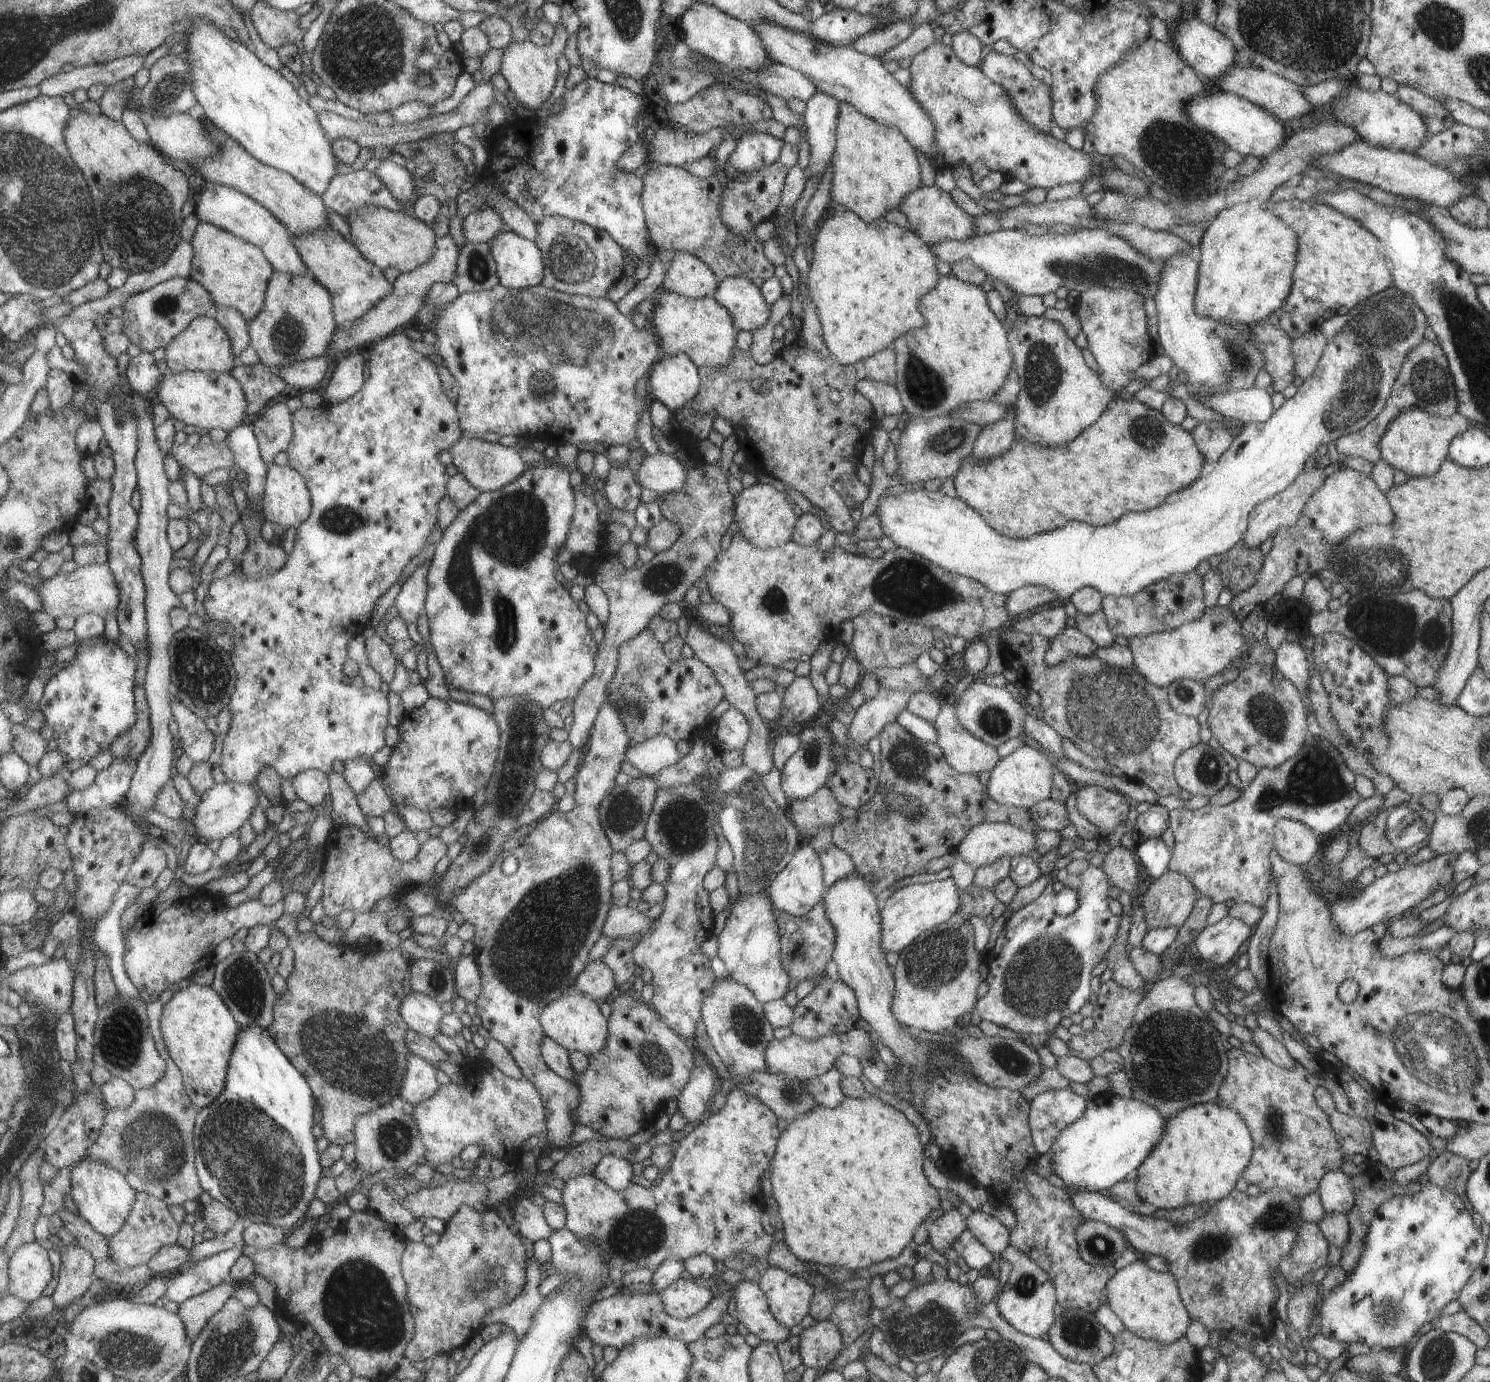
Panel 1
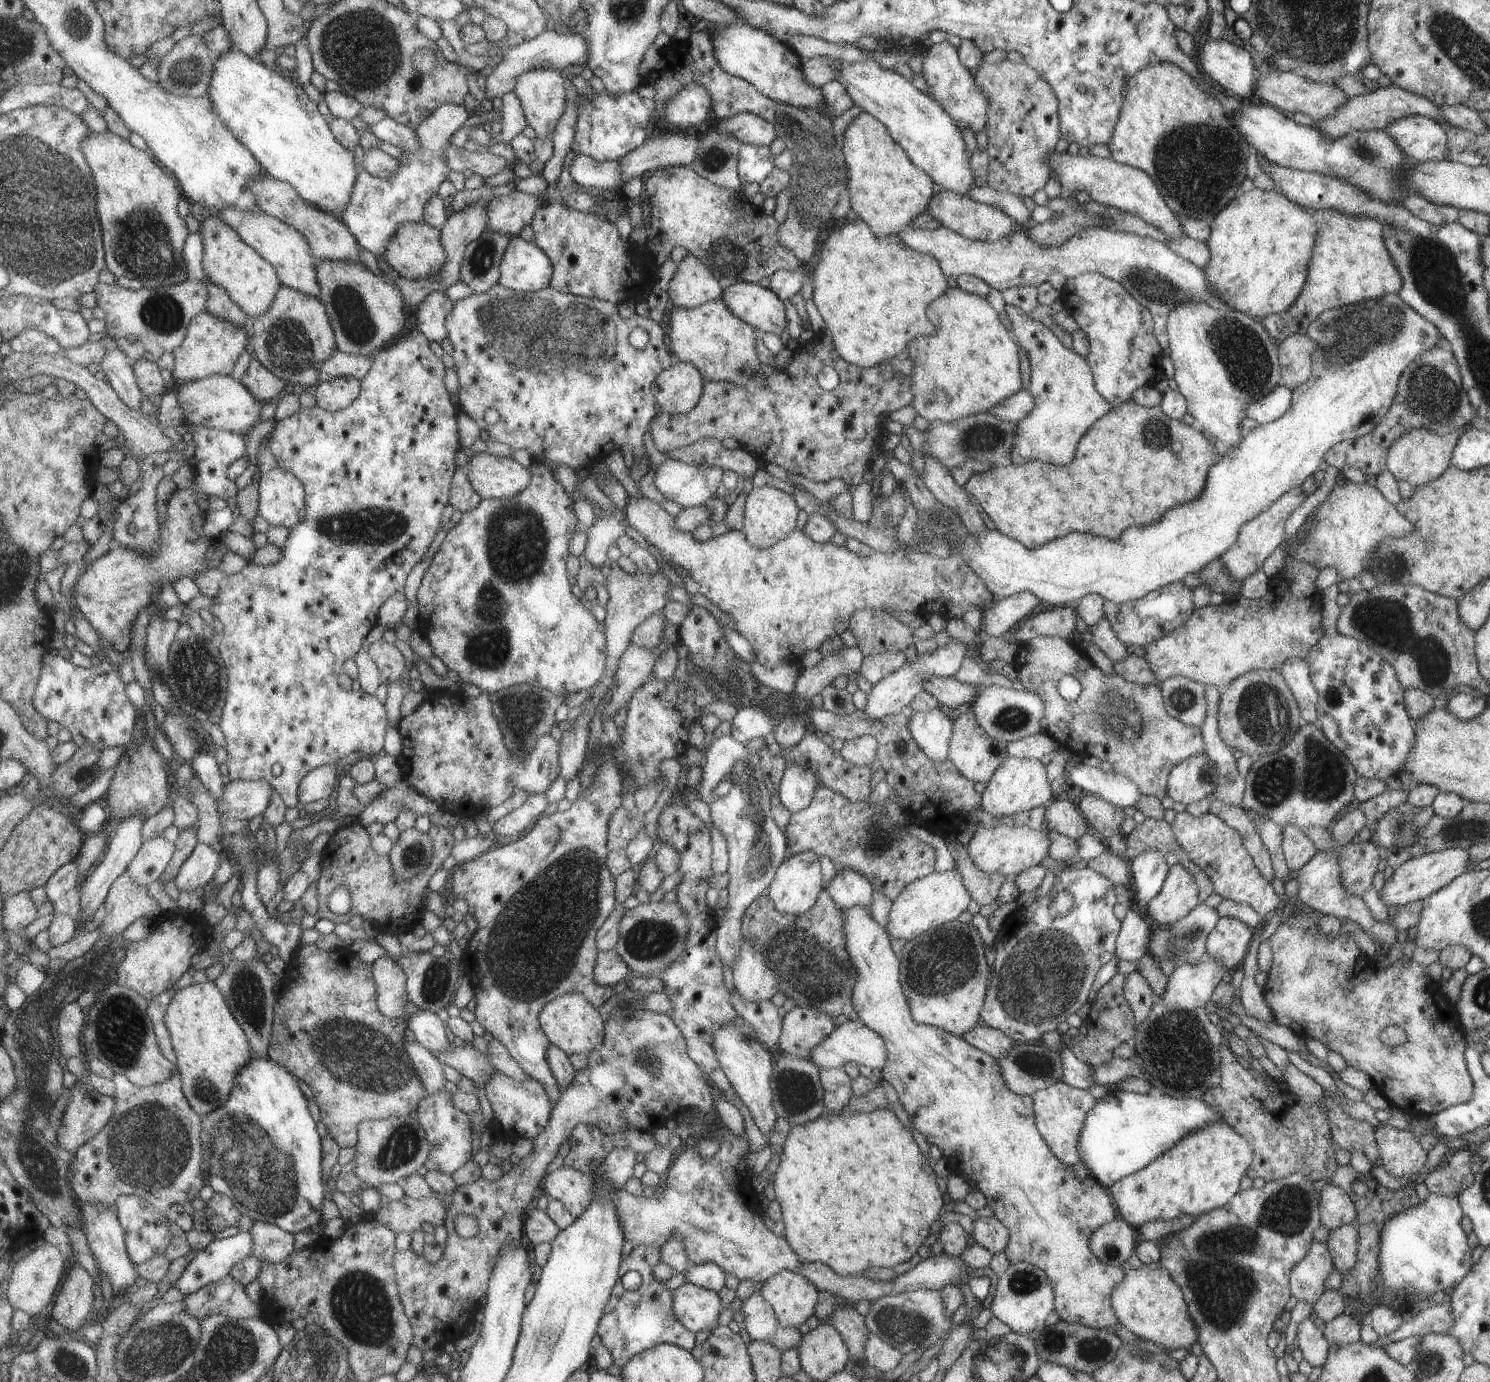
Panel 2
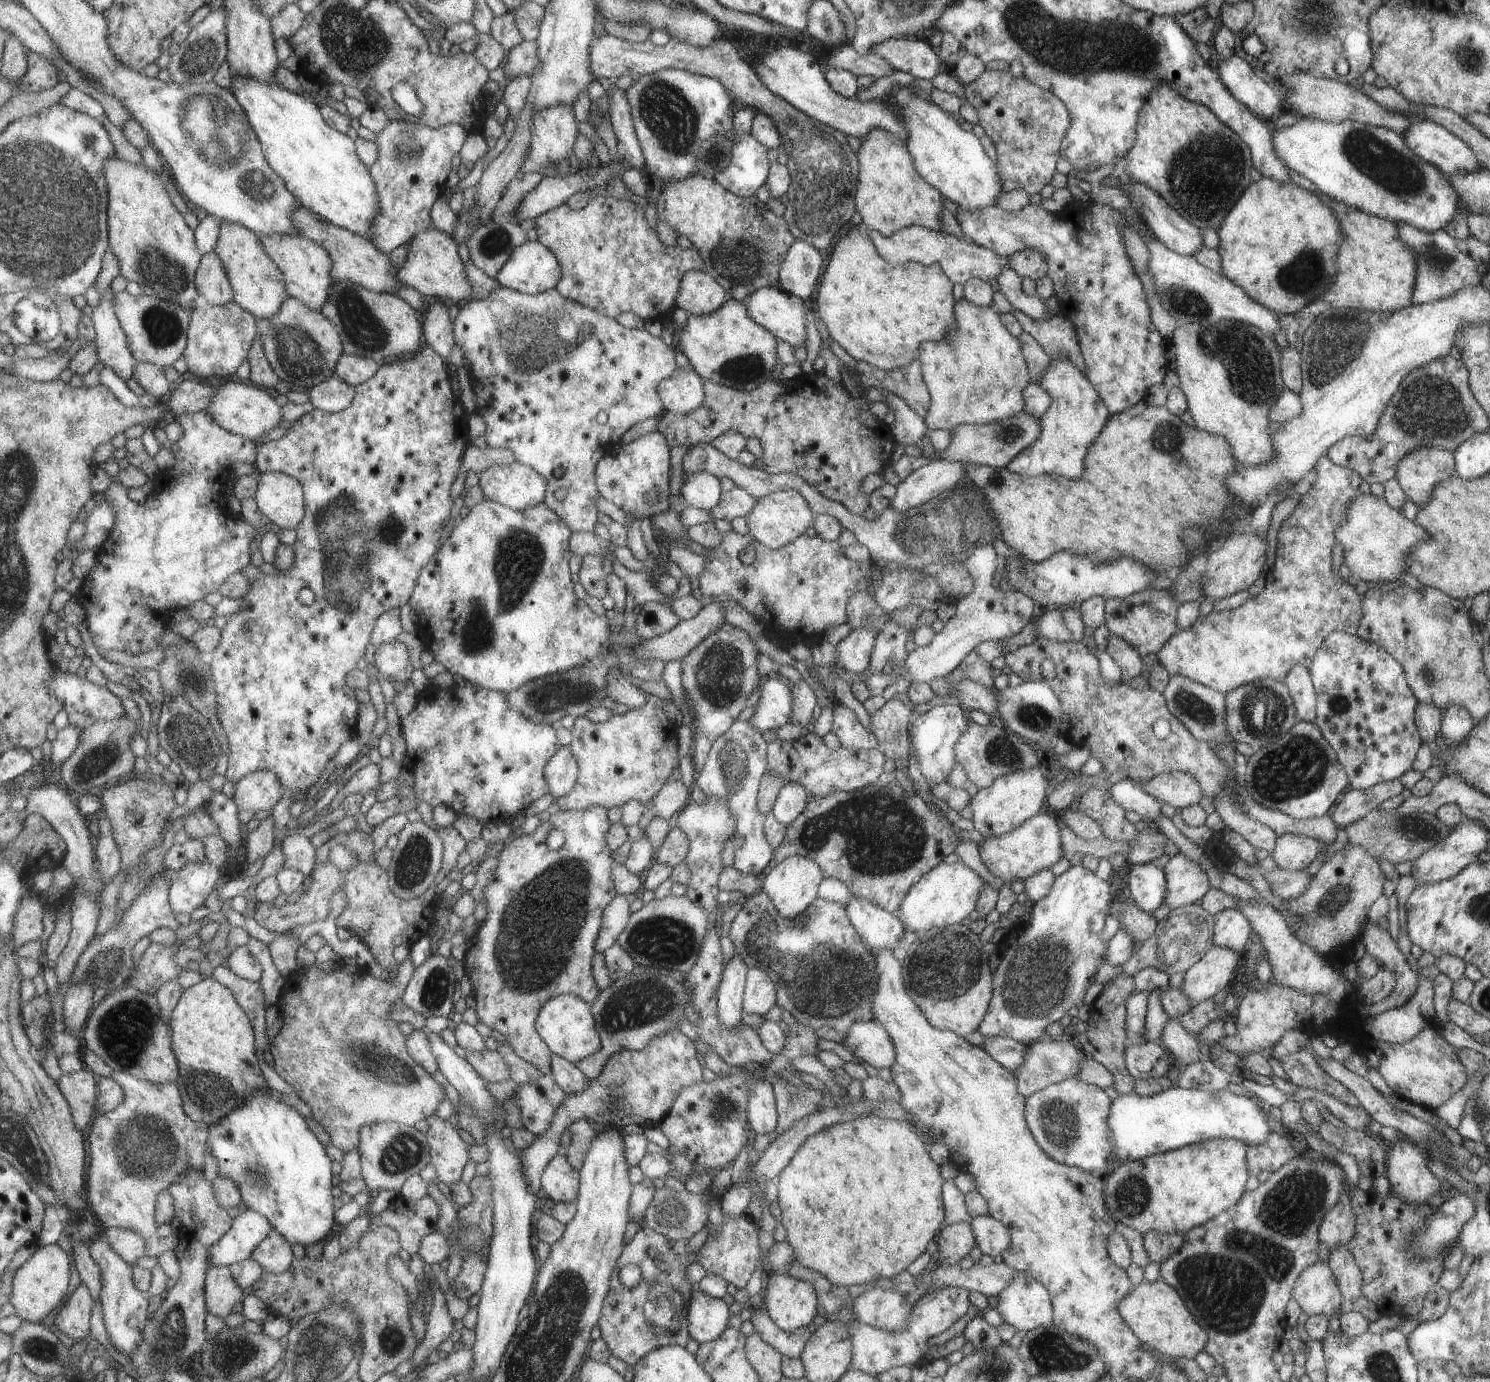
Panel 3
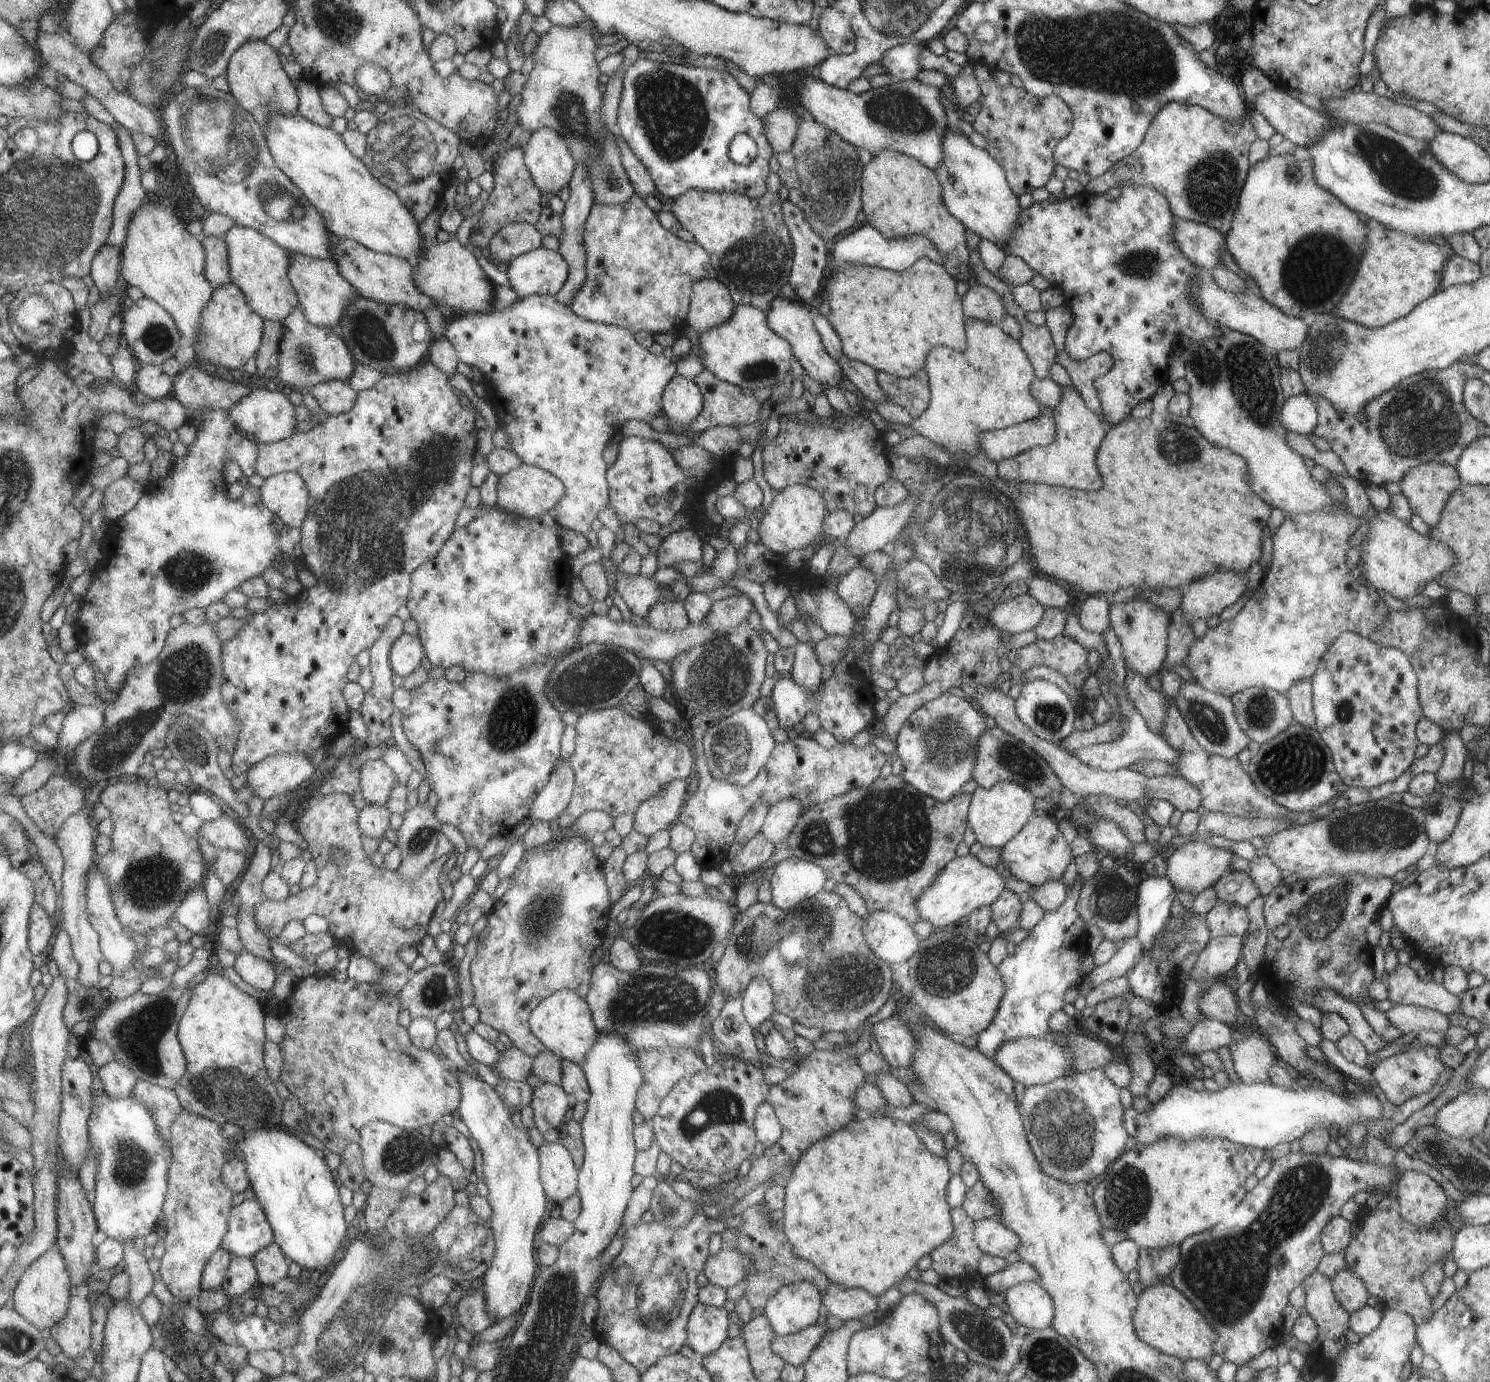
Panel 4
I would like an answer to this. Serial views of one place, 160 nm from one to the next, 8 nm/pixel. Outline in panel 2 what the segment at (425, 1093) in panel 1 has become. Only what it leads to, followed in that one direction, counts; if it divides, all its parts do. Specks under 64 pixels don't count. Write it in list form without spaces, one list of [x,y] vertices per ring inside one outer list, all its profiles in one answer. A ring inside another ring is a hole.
[[[409,1041],[406,1048],[421,1080],[424,1081],[425,1088],[429,1090],[429,1095],[444,1091],[445,1084],[447,1084],[445,1072],[443,1072],[445,1064],[418,1041]]]

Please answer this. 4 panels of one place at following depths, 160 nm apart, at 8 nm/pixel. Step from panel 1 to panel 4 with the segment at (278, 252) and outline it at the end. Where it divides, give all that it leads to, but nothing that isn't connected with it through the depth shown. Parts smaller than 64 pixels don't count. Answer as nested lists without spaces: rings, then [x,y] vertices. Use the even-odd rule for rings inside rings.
[[[299,253],[290,256],[290,279],[300,298],[299,306],[305,316],[319,326],[337,328],[344,319],[344,312],[354,303],[360,292],[342,274],[336,259],[314,259]]]

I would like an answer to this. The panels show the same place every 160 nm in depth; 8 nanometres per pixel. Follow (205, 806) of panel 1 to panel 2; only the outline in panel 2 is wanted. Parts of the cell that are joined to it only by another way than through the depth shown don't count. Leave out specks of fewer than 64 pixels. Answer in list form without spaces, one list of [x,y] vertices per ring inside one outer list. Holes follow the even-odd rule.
[[[260,779],[259,781],[232,780],[225,786],[223,797],[218,800],[218,811],[223,816],[221,818],[223,823],[224,818],[249,821],[255,818],[255,816],[263,816],[269,809],[274,790],[275,788],[264,779]]]

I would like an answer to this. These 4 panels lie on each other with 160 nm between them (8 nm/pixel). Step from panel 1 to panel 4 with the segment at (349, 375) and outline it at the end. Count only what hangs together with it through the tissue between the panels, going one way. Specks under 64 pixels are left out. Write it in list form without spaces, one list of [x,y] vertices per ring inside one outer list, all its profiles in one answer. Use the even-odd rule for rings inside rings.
[[[344,380],[318,384],[310,390],[310,393],[329,415],[349,412],[358,399],[358,392]]]

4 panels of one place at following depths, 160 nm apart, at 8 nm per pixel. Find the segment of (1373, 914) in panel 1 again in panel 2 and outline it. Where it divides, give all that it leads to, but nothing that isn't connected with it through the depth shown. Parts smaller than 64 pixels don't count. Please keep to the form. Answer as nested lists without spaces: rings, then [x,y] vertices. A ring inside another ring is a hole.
[[[1444,849],[1439,852],[1426,853],[1419,857],[1413,856],[1403,862],[1389,880],[1385,881],[1379,897],[1385,907],[1395,906],[1399,908],[1405,904],[1421,901],[1425,896],[1432,895],[1439,888],[1444,888],[1452,883],[1457,876],[1468,869],[1468,853],[1465,849]]]

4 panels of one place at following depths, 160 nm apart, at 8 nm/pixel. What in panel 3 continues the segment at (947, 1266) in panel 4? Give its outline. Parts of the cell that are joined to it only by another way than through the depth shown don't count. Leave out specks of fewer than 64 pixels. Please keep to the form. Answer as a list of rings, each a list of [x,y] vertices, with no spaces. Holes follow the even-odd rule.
[[[959,1221],[941,1229],[936,1242],[937,1253],[933,1256],[935,1263],[950,1265],[959,1262],[969,1253],[974,1236],[969,1223]]]

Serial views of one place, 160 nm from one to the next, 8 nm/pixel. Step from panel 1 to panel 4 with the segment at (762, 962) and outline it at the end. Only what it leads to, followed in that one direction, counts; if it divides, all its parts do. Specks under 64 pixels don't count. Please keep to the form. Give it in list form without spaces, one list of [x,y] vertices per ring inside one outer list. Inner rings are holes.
[[[763,978],[751,980],[742,992],[742,1011],[745,1020],[752,1029],[759,1028],[761,1022],[769,1019],[774,1010],[772,1007],[773,991],[770,984]]]

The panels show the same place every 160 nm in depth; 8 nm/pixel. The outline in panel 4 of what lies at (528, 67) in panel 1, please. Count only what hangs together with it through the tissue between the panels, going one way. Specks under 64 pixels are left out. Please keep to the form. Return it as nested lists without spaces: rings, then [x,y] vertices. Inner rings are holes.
[[[557,129],[536,130],[528,140],[525,153],[534,183],[542,194],[553,196],[563,186],[570,186],[577,162],[568,140]]]

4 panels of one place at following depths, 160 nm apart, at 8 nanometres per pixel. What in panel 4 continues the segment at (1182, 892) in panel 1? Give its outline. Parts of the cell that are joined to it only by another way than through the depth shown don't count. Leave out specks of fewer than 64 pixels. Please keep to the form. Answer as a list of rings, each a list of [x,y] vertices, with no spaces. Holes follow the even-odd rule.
[[[1187,841],[1179,845],[1168,857],[1165,874],[1175,891],[1196,895],[1215,883],[1222,874],[1231,870],[1233,859],[1235,854],[1230,850],[1213,847],[1209,842]]]

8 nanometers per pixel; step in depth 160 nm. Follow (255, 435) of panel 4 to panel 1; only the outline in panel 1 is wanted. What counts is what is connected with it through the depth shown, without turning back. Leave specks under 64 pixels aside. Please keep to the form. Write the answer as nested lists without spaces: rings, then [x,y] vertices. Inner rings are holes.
[[[186,371],[164,376],[158,390],[159,401],[173,418],[202,432],[221,429],[228,434],[249,420],[248,397],[244,386],[231,373]]]

